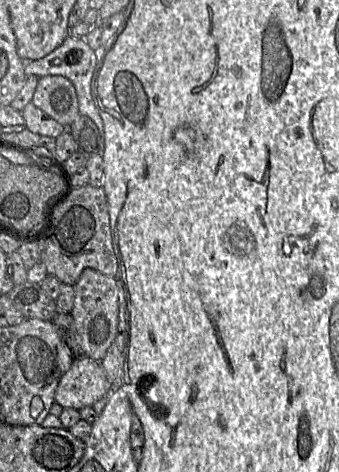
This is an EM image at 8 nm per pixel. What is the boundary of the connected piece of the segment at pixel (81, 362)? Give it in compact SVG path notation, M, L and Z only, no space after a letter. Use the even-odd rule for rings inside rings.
M89 357L74 359L69 370L61 377L55 402L63 408L81 410L109 395L112 385L107 380L100 362Z

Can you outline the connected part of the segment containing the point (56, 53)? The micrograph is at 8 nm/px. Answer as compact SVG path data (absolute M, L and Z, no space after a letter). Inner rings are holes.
M69 35L59 47L45 57L38 60L25 61L24 70L27 77L31 75L36 75L38 77L61 75L68 78L73 83L78 97L79 113L92 119L98 127L99 143L101 147L99 155L103 157L105 142L104 124L92 96L92 83L97 65L98 52L92 50L84 38Z

